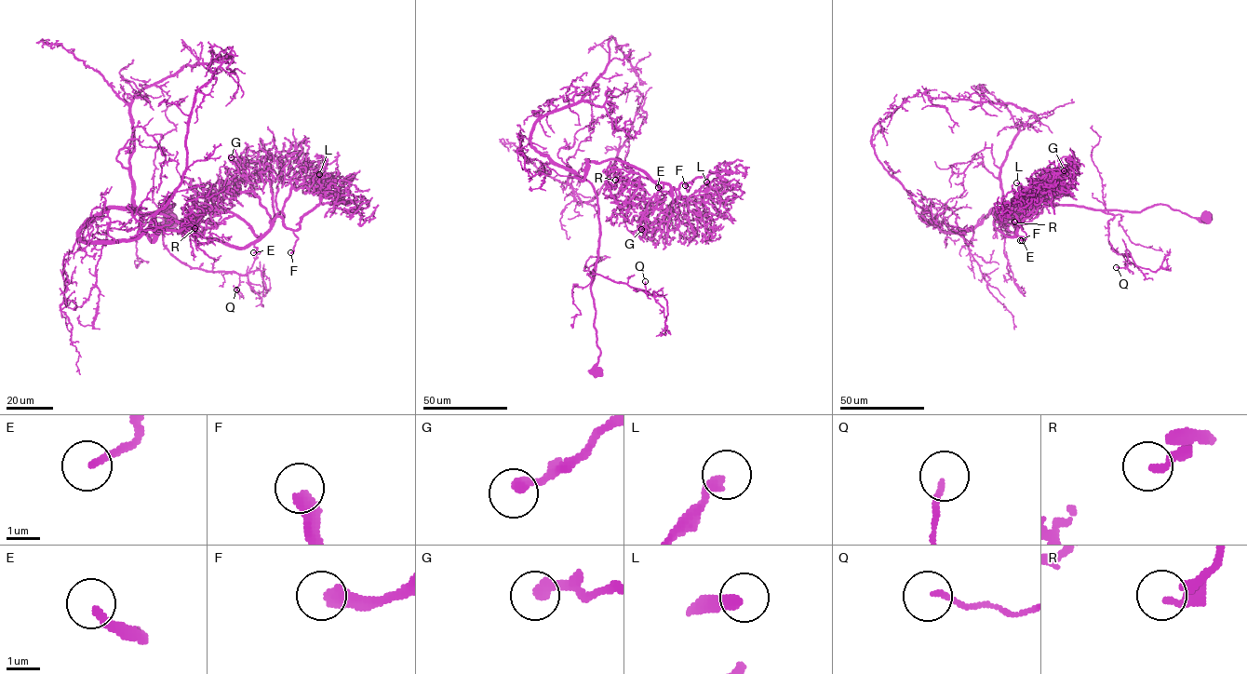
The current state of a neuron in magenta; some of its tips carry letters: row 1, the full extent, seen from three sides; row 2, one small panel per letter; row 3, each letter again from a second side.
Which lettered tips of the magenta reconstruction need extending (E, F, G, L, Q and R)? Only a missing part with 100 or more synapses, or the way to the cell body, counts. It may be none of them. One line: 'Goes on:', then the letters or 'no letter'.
Goes on: E, F

